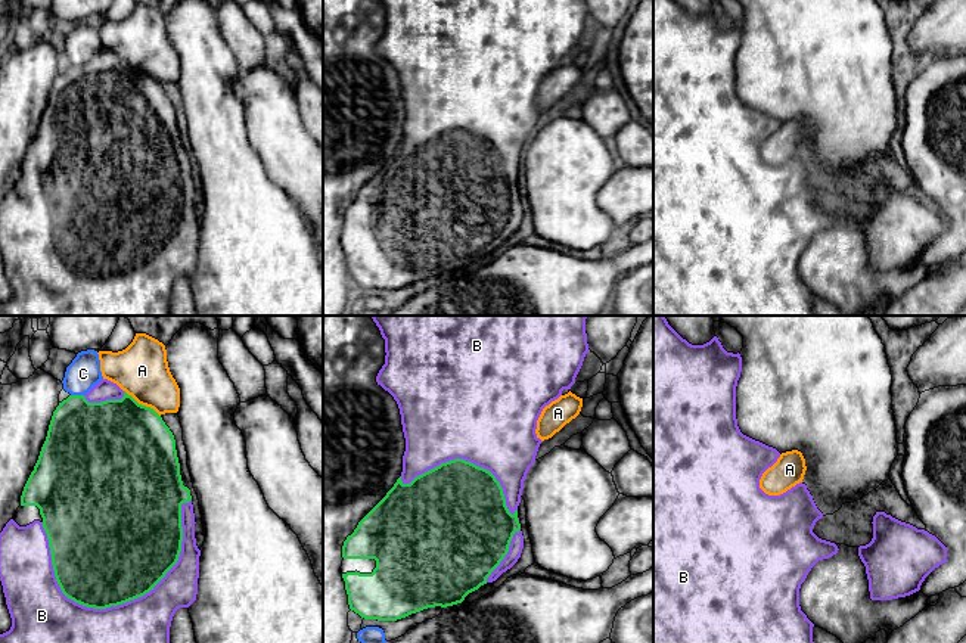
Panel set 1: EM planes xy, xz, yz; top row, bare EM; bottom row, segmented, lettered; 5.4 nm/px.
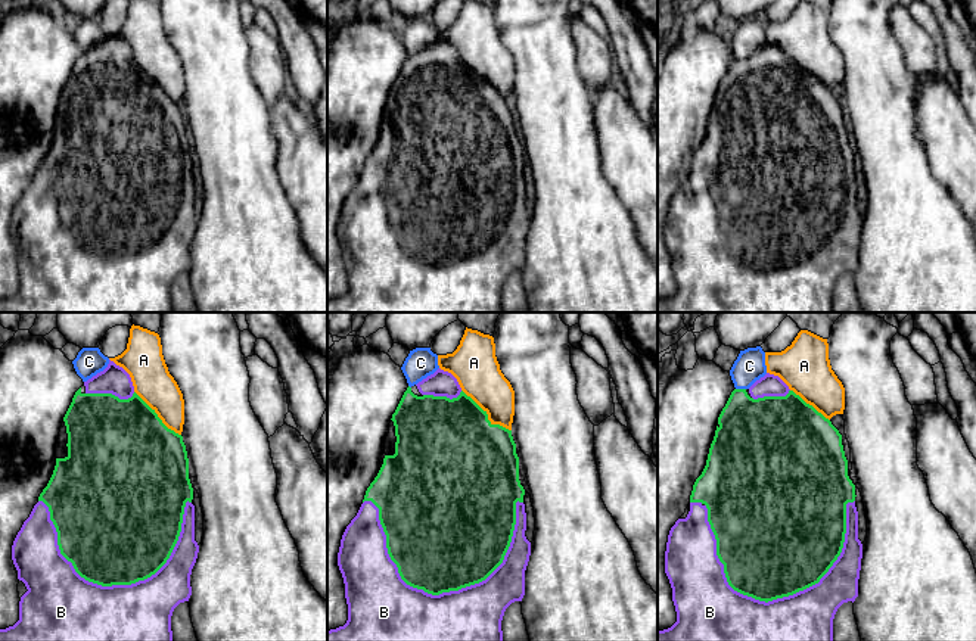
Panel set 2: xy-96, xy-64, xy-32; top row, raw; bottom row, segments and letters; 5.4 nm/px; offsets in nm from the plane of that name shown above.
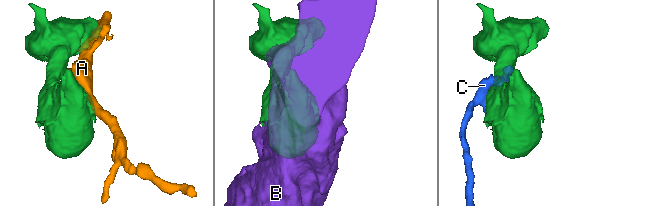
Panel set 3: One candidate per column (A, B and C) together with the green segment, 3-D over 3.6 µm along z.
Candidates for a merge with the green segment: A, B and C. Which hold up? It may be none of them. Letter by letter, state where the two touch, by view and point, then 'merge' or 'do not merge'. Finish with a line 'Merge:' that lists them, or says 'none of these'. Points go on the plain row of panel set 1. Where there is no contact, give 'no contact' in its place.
A: contact xy (140, 74); do not merge
B: contact xy (152, 257); merge
C: contact xy (77, 65); do not merge
Merge: B

